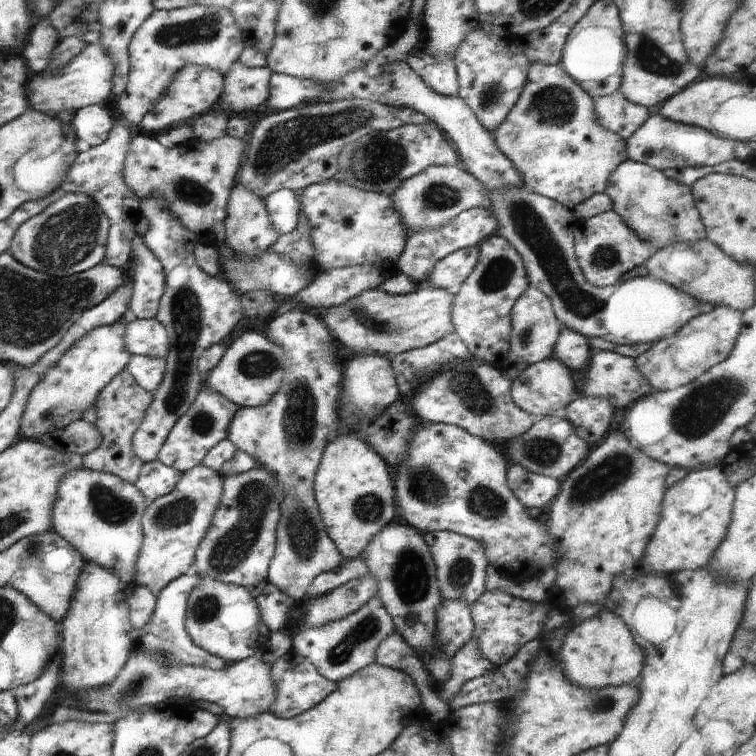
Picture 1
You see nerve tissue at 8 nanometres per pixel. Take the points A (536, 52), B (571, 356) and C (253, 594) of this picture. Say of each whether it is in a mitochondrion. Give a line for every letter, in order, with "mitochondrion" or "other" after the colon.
A: other
B: other
C: other

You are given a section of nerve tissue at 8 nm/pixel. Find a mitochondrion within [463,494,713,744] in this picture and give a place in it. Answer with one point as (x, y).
(598, 704)

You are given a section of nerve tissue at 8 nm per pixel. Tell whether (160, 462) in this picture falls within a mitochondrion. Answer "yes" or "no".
no

